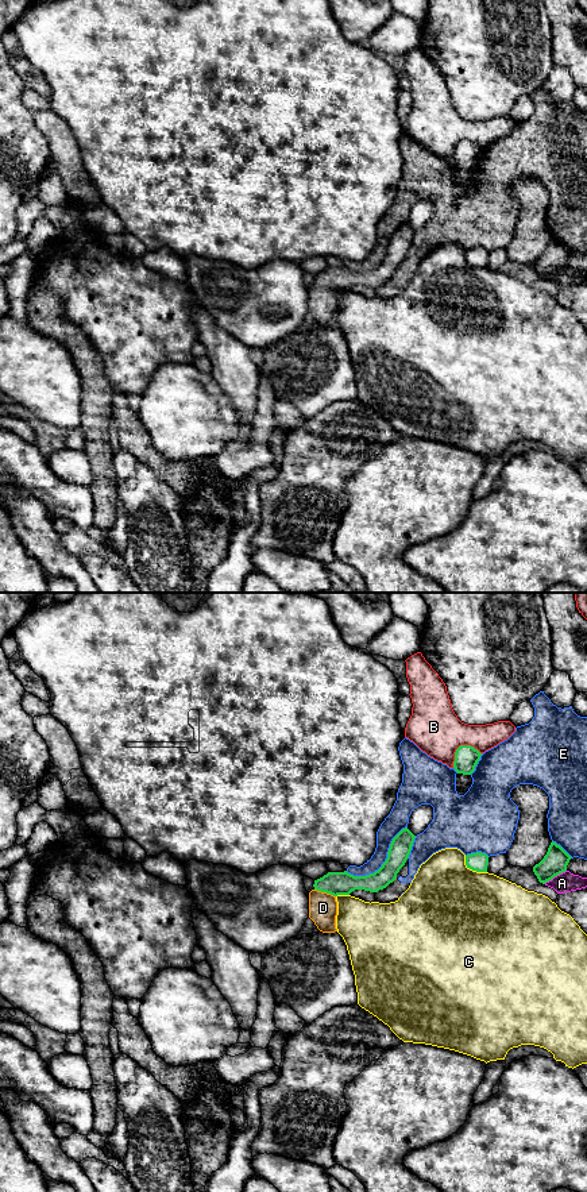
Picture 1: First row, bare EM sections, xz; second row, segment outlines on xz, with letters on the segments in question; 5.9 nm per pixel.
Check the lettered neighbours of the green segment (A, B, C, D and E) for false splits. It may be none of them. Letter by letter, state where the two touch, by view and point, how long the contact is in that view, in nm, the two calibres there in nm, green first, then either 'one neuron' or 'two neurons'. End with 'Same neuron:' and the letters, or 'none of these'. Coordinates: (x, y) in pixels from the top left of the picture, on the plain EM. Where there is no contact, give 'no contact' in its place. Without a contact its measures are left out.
A: xz (555, 270) | 160 nm | 150/120 nm | two neurons
B: xz (459, 142) | 200 nm | 140/300 nm | two neurons
C: xz (472, 265) | 170 nm | 120/500 nm | two neurons
D: xz (325, 286) | 140 nm | 140/180 nm | one neuron
E: xz (383, 258) | 460 nm | 130/130 nm | two neurons
Same neuron: D

